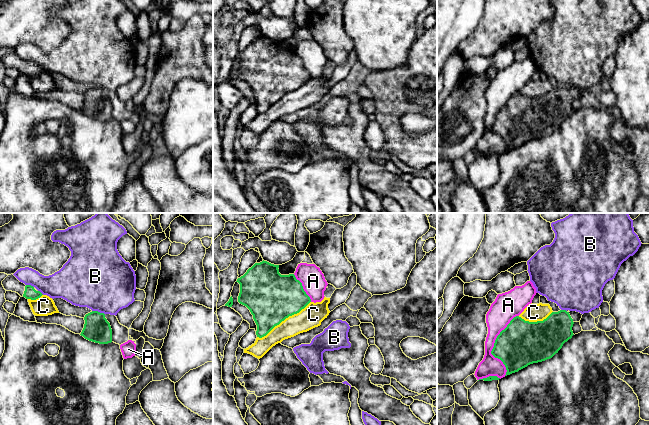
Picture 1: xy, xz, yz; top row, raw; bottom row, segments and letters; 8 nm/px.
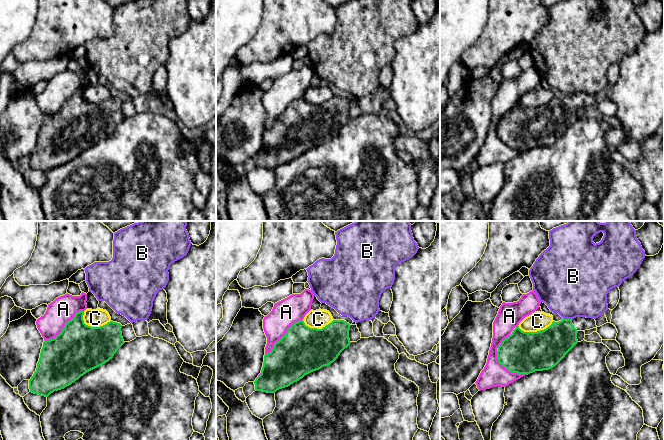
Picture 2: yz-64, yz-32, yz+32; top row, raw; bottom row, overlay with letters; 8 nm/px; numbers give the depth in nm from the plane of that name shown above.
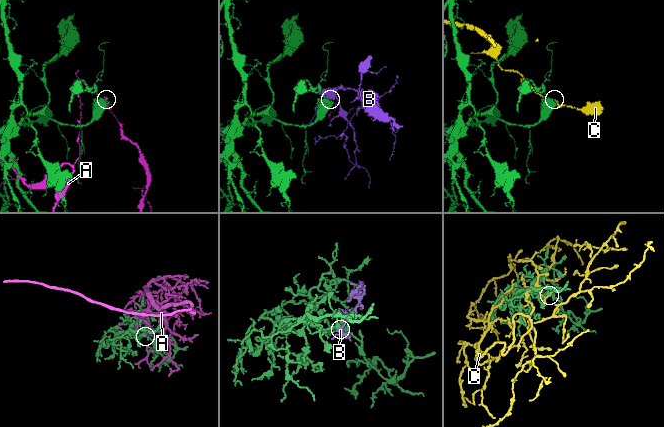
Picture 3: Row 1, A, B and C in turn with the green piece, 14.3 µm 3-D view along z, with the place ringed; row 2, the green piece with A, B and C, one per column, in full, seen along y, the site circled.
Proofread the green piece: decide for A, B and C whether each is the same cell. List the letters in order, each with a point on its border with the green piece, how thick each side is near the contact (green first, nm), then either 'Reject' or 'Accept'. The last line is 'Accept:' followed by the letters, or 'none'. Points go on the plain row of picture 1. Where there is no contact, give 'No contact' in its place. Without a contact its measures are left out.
A: Touches green at yz (494, 121). Thickness 360 nm (green) against 190 nm. Reject
B: Touches green at xy (97, 87). Thickness 220 nm (green) against 480 nm. Reject
C: Touches green at xz (283, 96). Thickness 400 nm (green) against 180 nm. Reject
Accept: none

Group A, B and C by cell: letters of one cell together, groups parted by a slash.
A / B / C

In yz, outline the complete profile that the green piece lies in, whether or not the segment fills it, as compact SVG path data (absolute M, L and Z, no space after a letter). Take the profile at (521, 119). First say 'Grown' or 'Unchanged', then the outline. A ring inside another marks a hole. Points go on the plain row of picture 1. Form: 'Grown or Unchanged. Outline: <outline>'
Grown. Outline: M560 86L552 88L543 97L529 98L519 92L514 93L507 103L497 112L491 130L500 135L506 143L506 151L518 148L530 140L552 134L562 124L563 120L572 114L572 103L582 94L576 87Z

